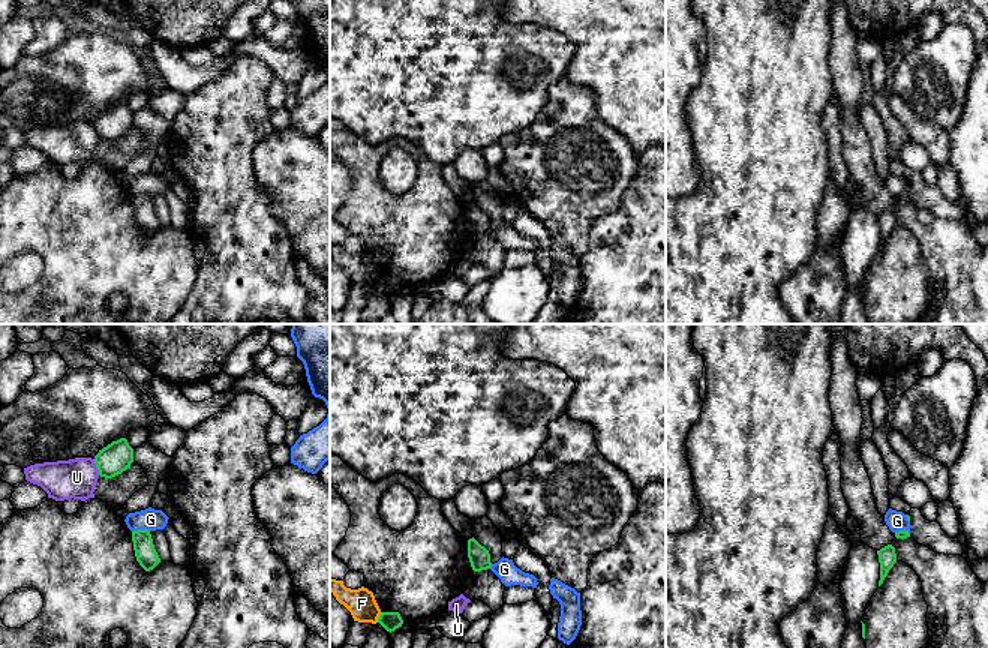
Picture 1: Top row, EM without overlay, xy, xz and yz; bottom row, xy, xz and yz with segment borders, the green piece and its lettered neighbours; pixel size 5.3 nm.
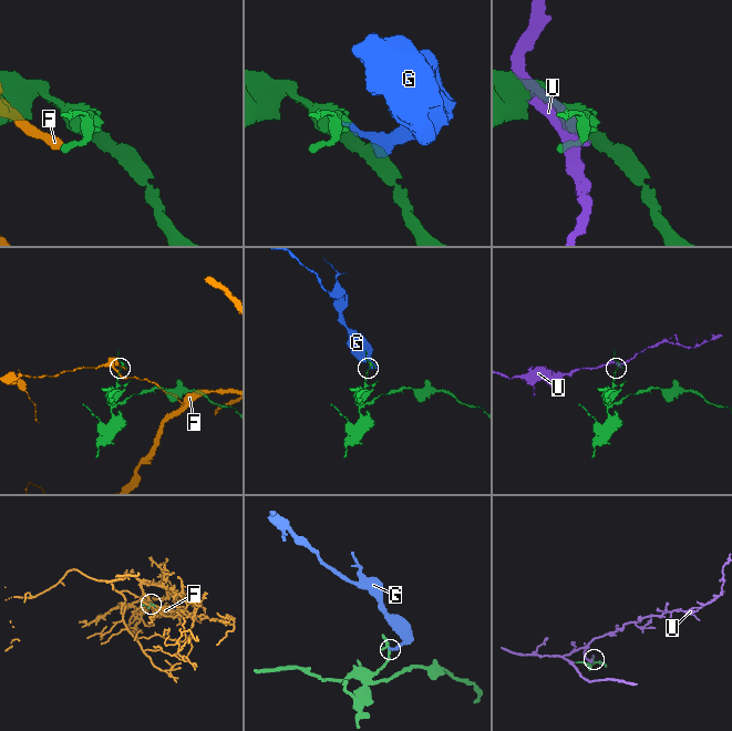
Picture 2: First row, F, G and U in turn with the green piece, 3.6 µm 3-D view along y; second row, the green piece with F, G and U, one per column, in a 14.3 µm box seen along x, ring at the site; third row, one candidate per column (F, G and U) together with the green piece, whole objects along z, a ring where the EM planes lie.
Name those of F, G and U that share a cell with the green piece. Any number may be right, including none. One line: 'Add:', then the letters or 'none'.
Add: none

